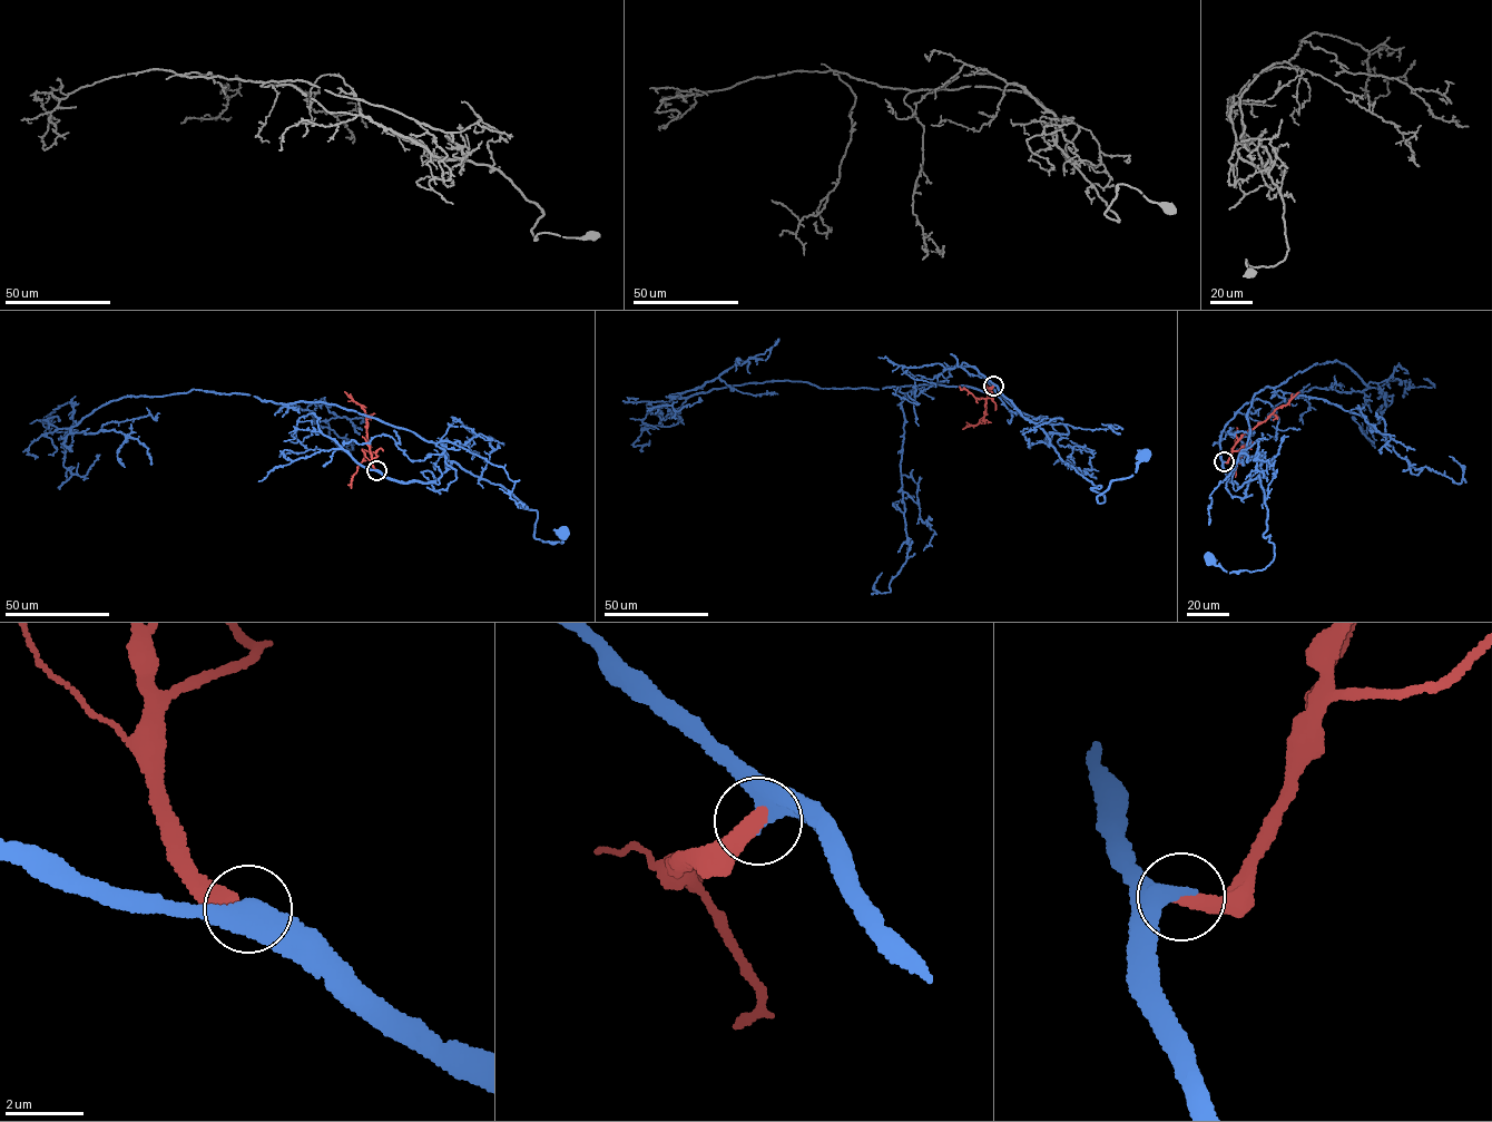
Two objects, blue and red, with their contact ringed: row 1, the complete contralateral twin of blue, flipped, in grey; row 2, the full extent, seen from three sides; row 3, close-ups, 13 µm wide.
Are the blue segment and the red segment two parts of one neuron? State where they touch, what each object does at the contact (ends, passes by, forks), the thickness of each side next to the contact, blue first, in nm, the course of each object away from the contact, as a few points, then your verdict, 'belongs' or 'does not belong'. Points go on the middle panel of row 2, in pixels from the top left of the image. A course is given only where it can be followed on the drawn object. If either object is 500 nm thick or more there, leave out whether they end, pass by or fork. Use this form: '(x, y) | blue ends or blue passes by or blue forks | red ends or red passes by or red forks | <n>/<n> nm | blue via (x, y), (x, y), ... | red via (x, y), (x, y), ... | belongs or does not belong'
(993, 386) | 500/400 nm | blue via (993, 386), (1042, 430), (1063, 461), (1100, 486), (1090, 489), (1103, 495), (1098, 503), (1147, 454) | red via (993, 386), (987, 398), (985, 415), (977, 425), (962, 429) | belongs

